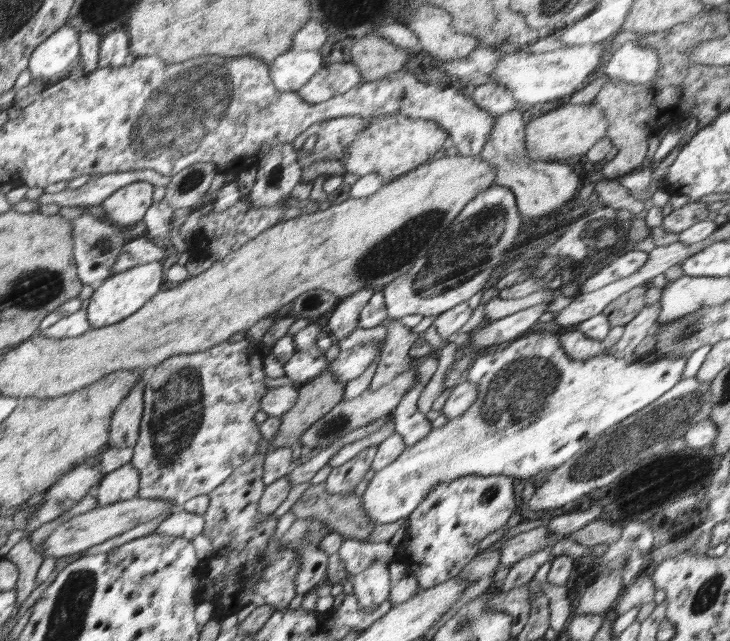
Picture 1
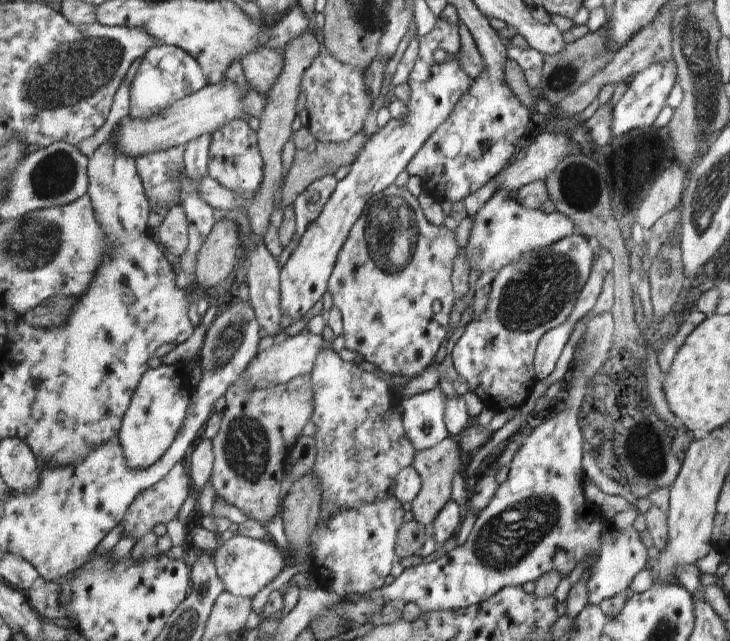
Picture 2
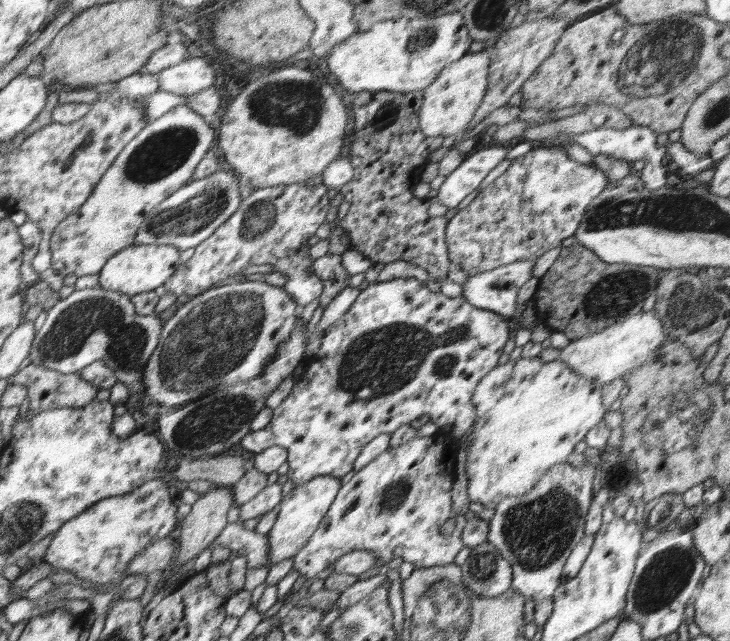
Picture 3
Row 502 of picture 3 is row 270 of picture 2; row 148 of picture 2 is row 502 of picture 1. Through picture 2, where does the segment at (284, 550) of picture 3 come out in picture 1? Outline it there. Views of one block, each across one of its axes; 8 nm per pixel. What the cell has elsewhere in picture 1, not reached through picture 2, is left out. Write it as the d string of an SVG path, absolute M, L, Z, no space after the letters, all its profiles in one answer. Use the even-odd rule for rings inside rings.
M560 330L555 331L539 331L528 336L522 335L512 341L506 348L498 348L485 354L475 355L474 363L466 371L464 380L470 384L478 384L479 396L475 404L469 408L463 416L448 419L442 428L436 428L435 432L427 434L420 442L414 446L407 447L403 450L403 454L398 457L391 465L384 467L382 470L375 471L374 477L365 484L360 494L363 509L367 517L377 524L388 524L396 522L399 518L406 518L410 513L414 512L419 502L428 496L436 486L443 482L450 482L454 479L466 475L490 476L490 475L508 475L516 477L521 483L524 479L538 474L541 470L551 470L551 472L562 466L566 461L575 456L581 449L586 448L599 436L602 436L606 430L614 428L621 420L632 416L635 412L644 410L651 402L658 400L662 395L671 390L682 379L682 372L688 357L680 356L680 358L661 358L652 364L647 358L642 361L631 360L629 357L617 356L614 352L605 351L600 356L589 358L588 360L576 360L567 356L563 350L562 343L559 341Z

